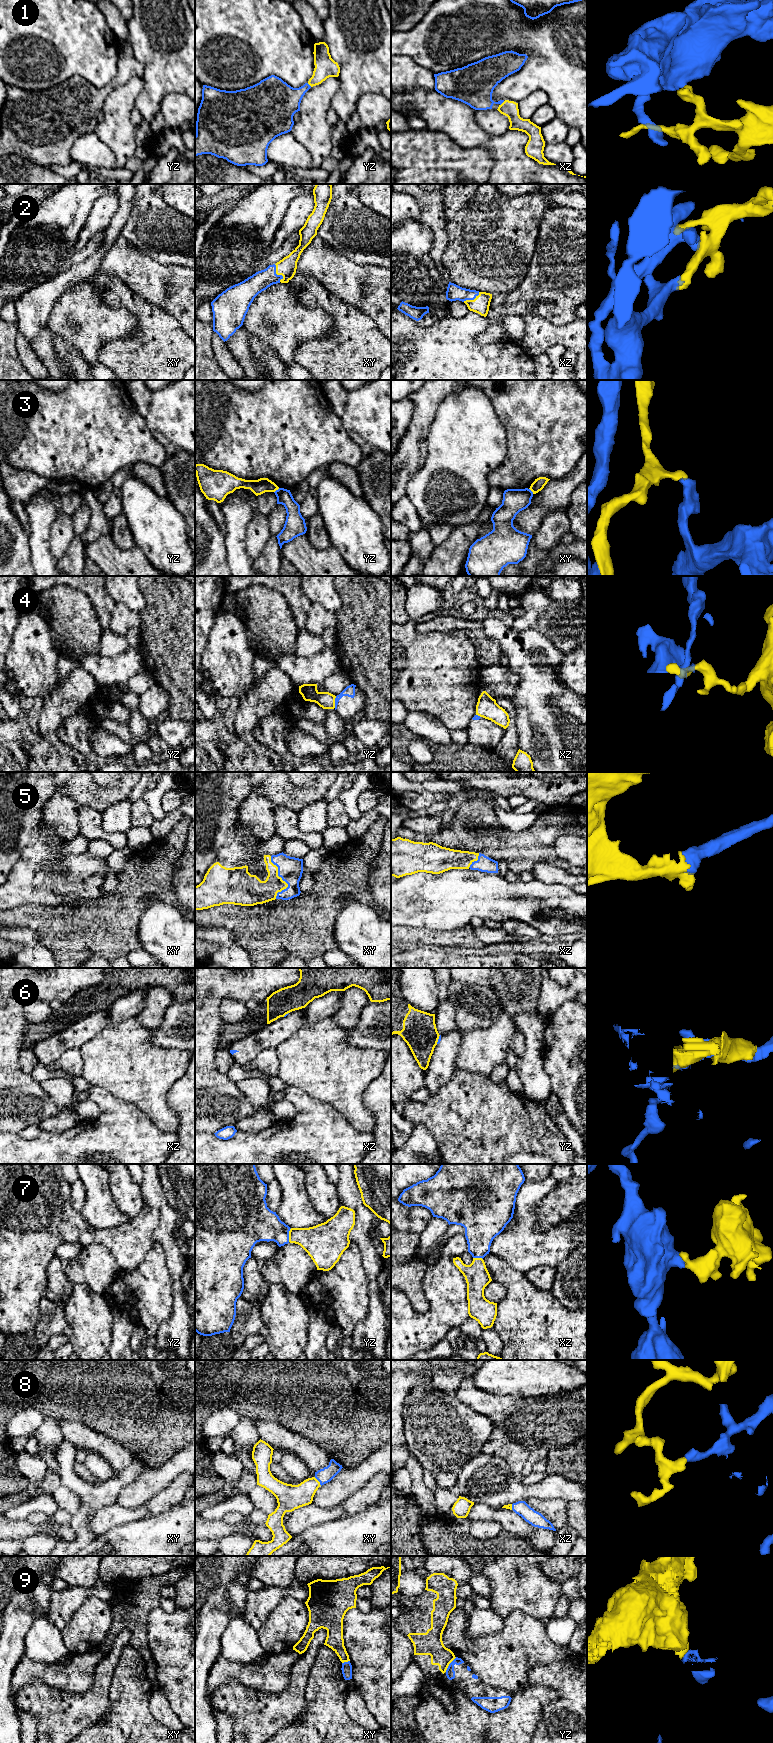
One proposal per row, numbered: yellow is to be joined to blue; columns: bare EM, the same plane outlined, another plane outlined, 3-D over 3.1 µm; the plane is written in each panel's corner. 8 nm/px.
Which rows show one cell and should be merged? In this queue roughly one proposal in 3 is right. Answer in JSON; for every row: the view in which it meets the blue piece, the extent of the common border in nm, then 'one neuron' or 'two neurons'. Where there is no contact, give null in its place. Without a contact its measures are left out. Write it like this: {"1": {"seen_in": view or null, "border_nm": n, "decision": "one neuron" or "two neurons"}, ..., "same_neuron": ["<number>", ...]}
{"1": {"seen_in": "xz", "border_nm": 50, "decision": "one neuron"}, "2": {"seen_in": "xy", "border_nm": 150, "decision": "one neuron"}, "3": {"seen_in": "yz", "border_nm": 60, "decision": "two neurons"}, "4": {"seen_in": "yz", "border_nm": 100, "decision": "two neurons"}, "5": {"seen_in": "xy", "border_nm": 340, "decision": "one neuron"}, "6": {"seen_in": "yz", "border_nm": 80, "decision": "two neurons"}, "7": {"seen_in": "yz", "border_nm": 110, "decision": "one neuron"}, "8": {"seen_in": "xy", "border_nm": 90, "decision": "one neuron"}, "9": {"seen_in": "yz", "border_nm": 150, "decision": "two neurons"}, "same_neuron": ["1", "2", "5", "7", "8"]}

